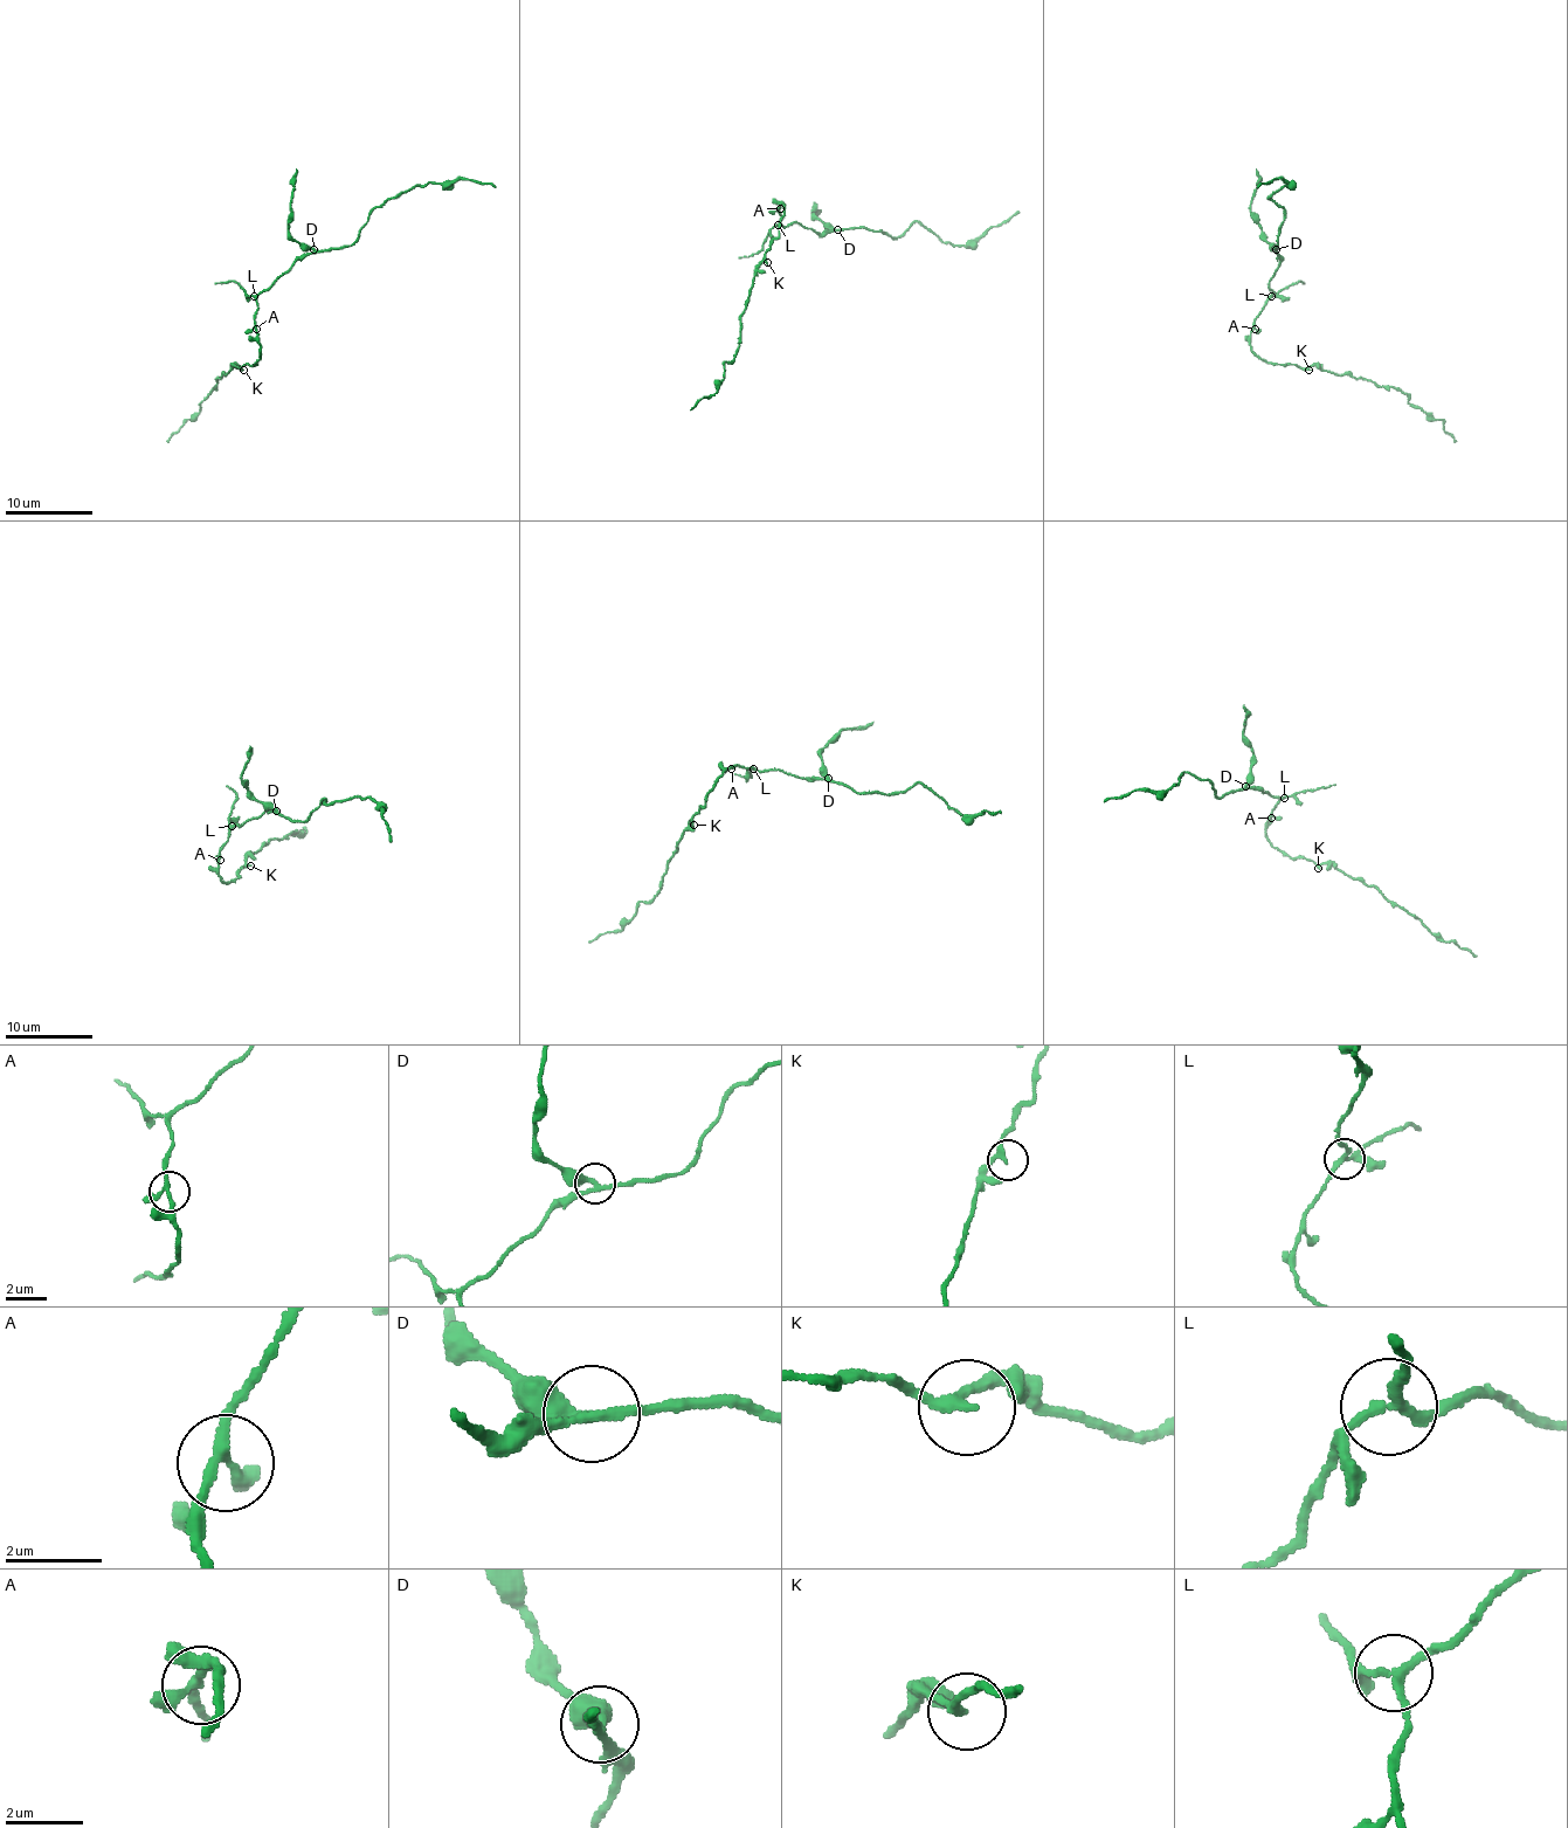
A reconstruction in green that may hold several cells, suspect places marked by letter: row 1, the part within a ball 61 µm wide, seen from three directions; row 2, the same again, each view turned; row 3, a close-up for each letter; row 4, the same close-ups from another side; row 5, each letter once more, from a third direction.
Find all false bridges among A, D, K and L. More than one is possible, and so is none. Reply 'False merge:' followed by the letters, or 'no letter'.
False merge: D, L

